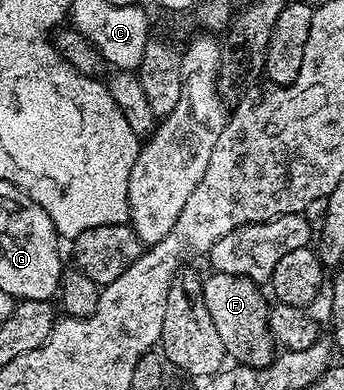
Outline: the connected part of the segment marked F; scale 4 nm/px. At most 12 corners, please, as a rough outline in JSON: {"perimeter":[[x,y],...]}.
{"perimeter":[[210,271],[201,296],[226,357],[275,357],[258,281]]}

